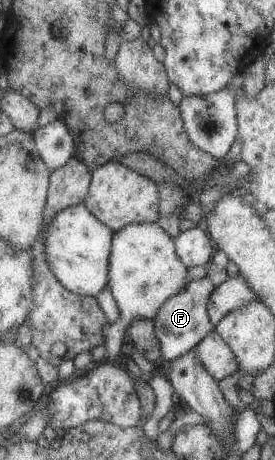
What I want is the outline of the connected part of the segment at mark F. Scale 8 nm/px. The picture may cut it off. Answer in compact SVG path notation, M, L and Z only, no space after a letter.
M207 276L192 280L186 283L179 293L167 298L158 309L152 322L155 337L159 342L160 356L165 364L183 355L186 351L193 350L199 340L214 329L206 310L207 300L214 287L214 283Z

